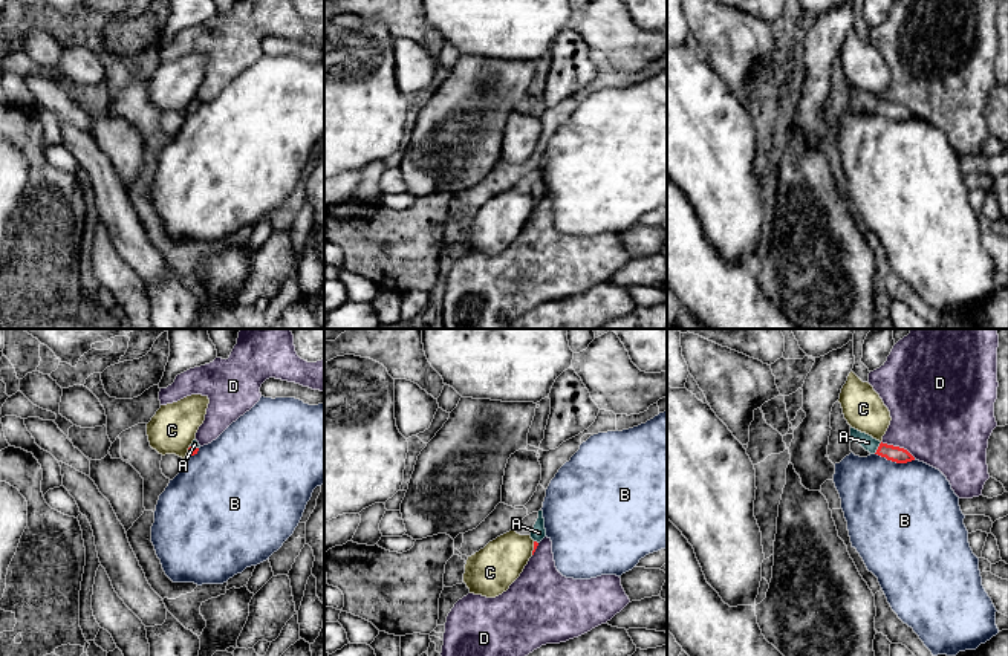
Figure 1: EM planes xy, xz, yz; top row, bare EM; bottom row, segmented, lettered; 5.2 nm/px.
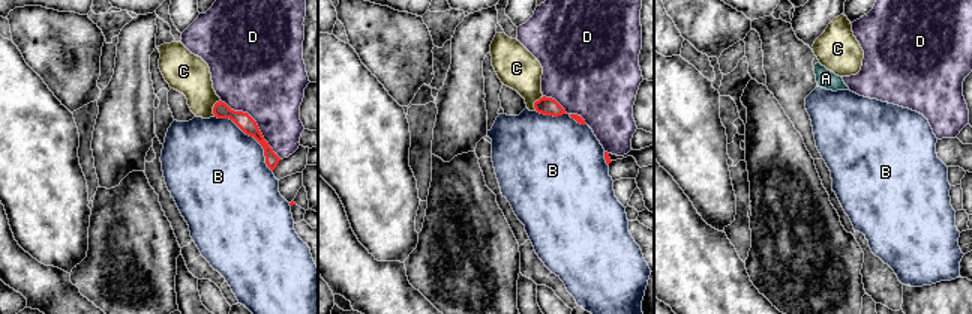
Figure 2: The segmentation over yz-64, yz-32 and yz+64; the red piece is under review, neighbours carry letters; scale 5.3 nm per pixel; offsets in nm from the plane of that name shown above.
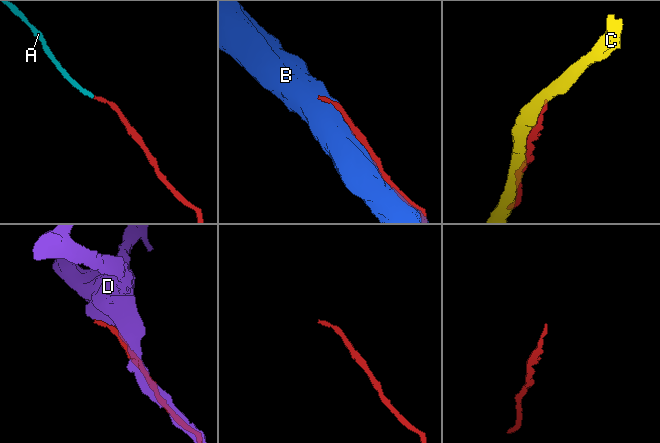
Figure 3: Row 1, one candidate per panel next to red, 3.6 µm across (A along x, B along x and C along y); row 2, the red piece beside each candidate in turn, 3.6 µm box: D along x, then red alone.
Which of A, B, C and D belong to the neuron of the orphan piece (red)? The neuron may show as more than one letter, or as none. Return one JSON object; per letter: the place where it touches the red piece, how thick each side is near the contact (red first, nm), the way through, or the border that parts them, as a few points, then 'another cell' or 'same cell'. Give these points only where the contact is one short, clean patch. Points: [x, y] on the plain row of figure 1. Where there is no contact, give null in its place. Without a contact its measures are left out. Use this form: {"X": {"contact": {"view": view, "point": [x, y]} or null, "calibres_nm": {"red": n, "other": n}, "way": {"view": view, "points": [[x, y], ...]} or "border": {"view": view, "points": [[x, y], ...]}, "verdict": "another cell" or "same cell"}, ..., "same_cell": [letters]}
{"A": {"contact": {"view": "yz", "point": [878, 106]}, "calibres_nm": {"red": 80, "other": 80}, "way": {"view": "yz", "points": [[892, 110], [878, 106], [868, 100]]}, "verdict": "same cell"}, "B": {"contact": {"view": "yz", "point": [895, 118]}, "calibres_nm": {"red": 80, "other": 480}, "verdict": "another cell"}, "C": {"contact": {"view": "xz", "point": [534, 205]}, "calibres_nm": {"red": 20, "other": 240}, "verdict": "another cell"}, "D": {"contact": {"view": "yz", "point": [898, 104]}, "calibres_nm": {"red": 80, "other": 460}, "verdict": "another cell"}, "same_cell": ["A"]}

